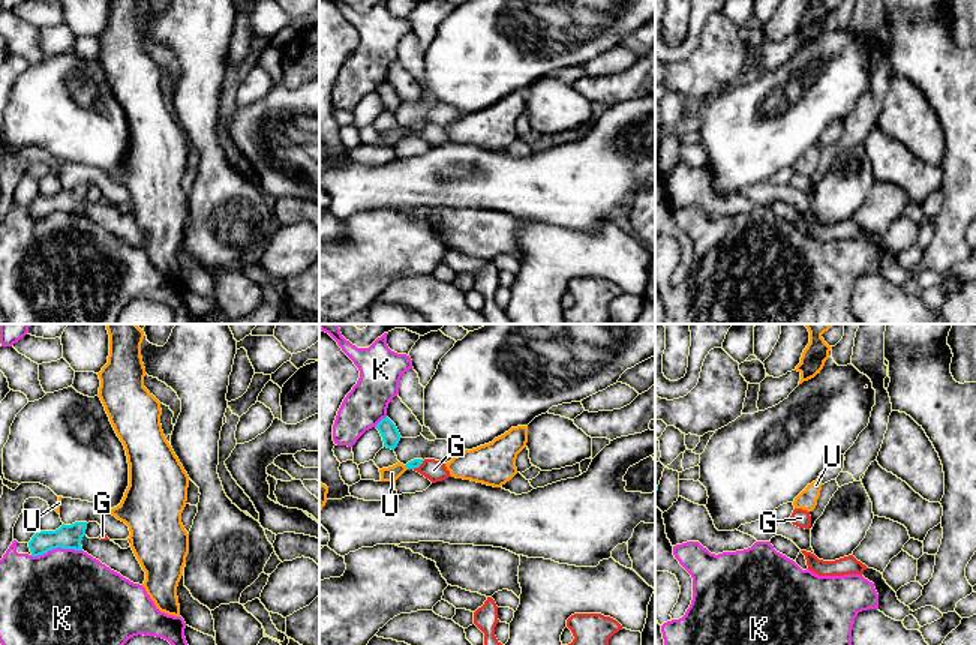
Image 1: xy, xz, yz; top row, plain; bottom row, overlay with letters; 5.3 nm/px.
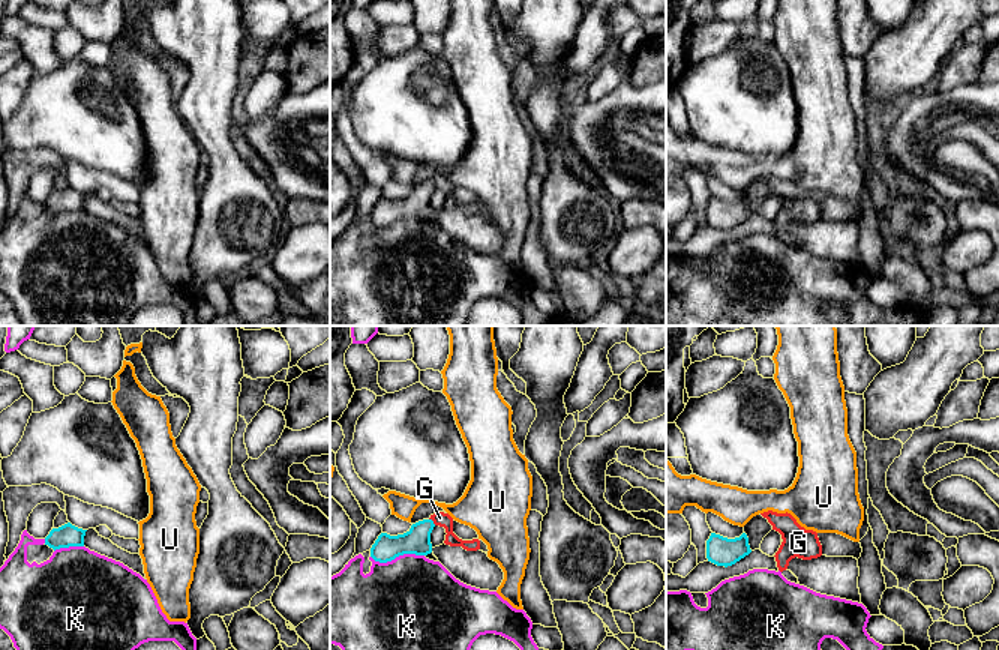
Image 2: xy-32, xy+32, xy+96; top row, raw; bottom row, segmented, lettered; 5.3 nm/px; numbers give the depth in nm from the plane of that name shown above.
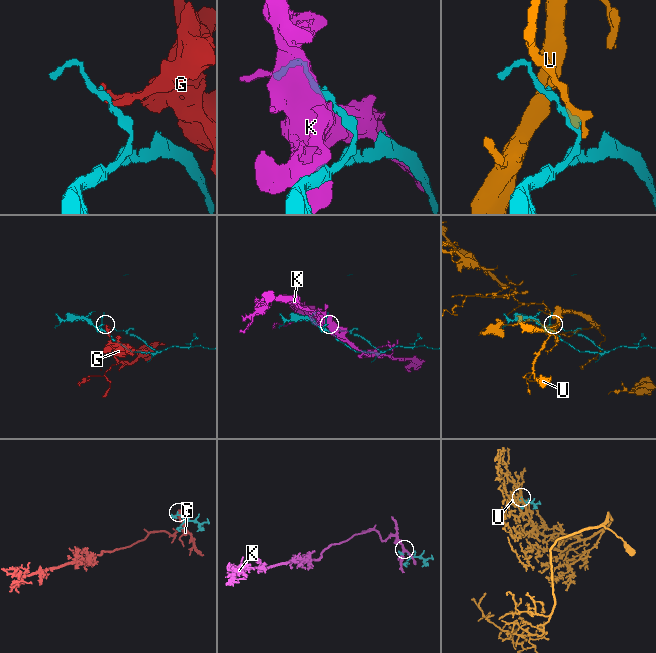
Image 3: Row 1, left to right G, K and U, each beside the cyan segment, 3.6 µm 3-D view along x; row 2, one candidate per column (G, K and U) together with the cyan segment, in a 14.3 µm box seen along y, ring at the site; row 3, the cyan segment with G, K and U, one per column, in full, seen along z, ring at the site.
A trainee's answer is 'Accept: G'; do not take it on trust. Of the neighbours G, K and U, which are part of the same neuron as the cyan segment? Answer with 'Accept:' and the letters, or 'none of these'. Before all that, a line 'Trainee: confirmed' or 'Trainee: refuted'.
Trainee: refuted
Accept: none of these

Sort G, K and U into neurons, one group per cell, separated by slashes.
G / K / U

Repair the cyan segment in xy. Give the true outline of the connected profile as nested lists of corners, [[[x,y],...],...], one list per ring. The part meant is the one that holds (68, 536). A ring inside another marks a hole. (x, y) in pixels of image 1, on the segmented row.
[[[75,522],[72,525],[63,524],[55,531],[37,531],[28,542],[31,556],[43,555],[57,548],[82,550],[81,540],[85,530],[87,522]]]

